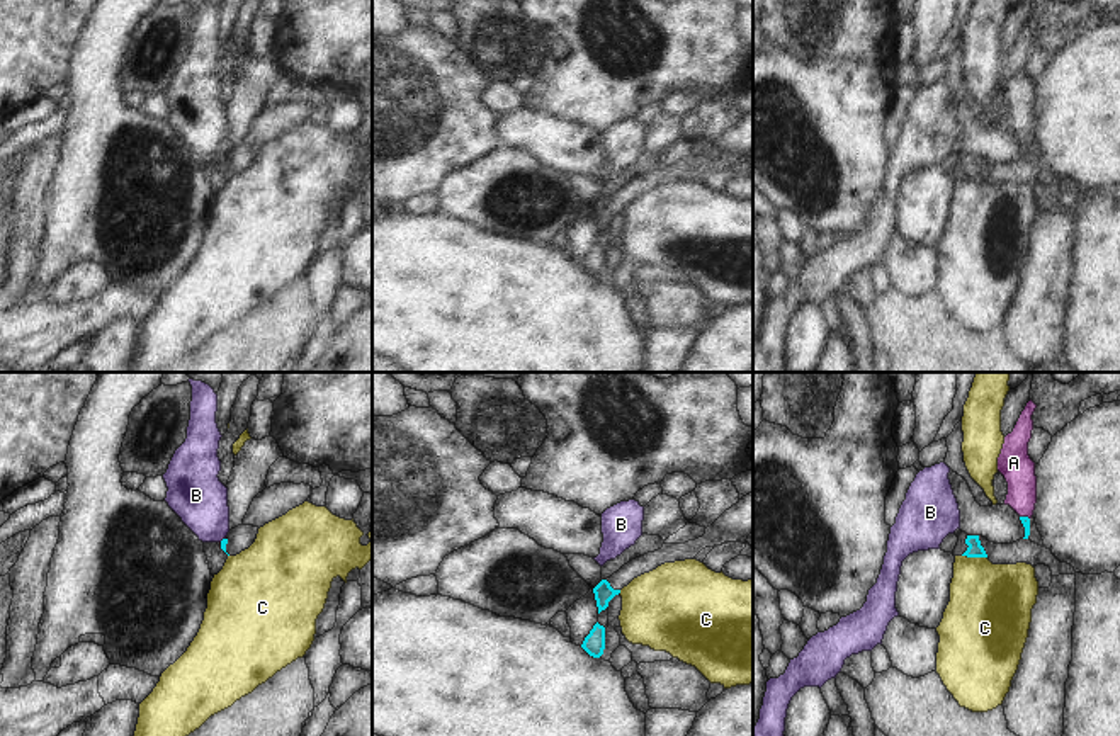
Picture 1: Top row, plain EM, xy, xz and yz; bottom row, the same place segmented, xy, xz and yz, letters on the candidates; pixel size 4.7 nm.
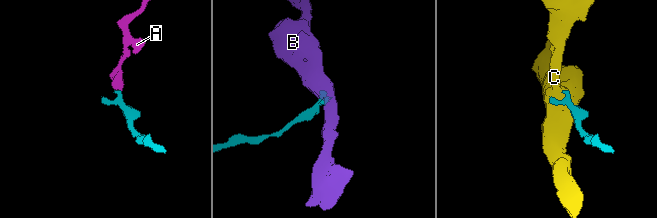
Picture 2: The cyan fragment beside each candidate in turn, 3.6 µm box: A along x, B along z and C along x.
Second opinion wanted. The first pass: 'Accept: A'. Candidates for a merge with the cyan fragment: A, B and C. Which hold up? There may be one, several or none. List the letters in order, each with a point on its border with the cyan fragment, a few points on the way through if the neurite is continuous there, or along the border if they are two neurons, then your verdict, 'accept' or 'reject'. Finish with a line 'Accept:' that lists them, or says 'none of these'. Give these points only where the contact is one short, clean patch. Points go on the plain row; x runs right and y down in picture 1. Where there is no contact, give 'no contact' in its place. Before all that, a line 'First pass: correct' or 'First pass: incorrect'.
First pass: incorrect
A: yz (1025, 136) | along yz (1020, 135), (1029, 138) | reject
B: xy (223, 158) | along xy (225, 157), (220, 160) | reject
C: yz (974, 175) | along yz (962, 174), (986, 177) | reject
Accept: none of these

